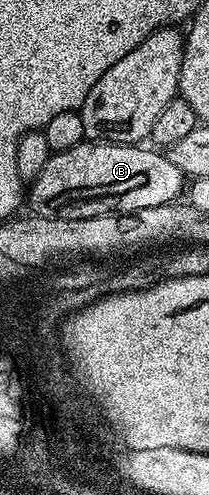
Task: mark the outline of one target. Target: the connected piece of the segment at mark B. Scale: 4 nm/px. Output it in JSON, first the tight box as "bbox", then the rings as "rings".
{"bbox":[28,139,187,219],"rings":[[[87,139],[76,147],[68,147],[68,151],[51,152],[40,175],[29,182],[28,205],[30,201],[34,208],[31,210],[48,219],[88,219],[113,213],[125,215],[177,202],[187,185],[186,174],[172,163],[170,156],[157,148]]]}

